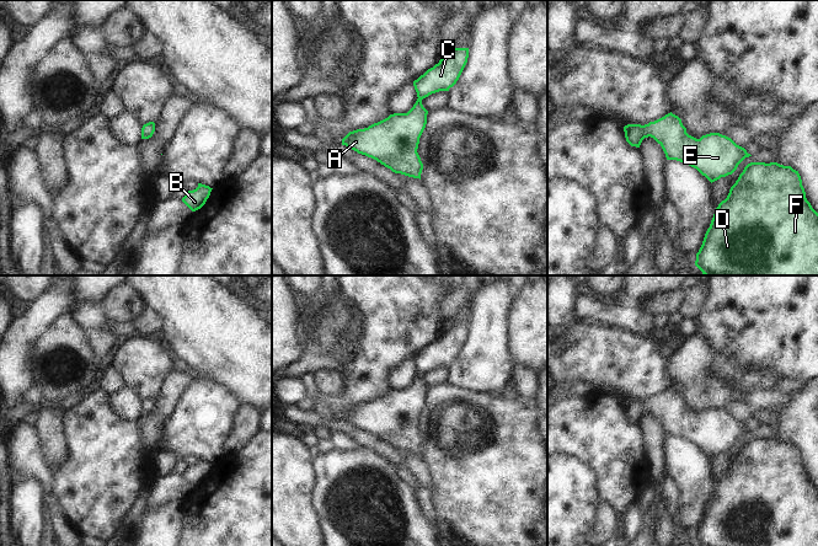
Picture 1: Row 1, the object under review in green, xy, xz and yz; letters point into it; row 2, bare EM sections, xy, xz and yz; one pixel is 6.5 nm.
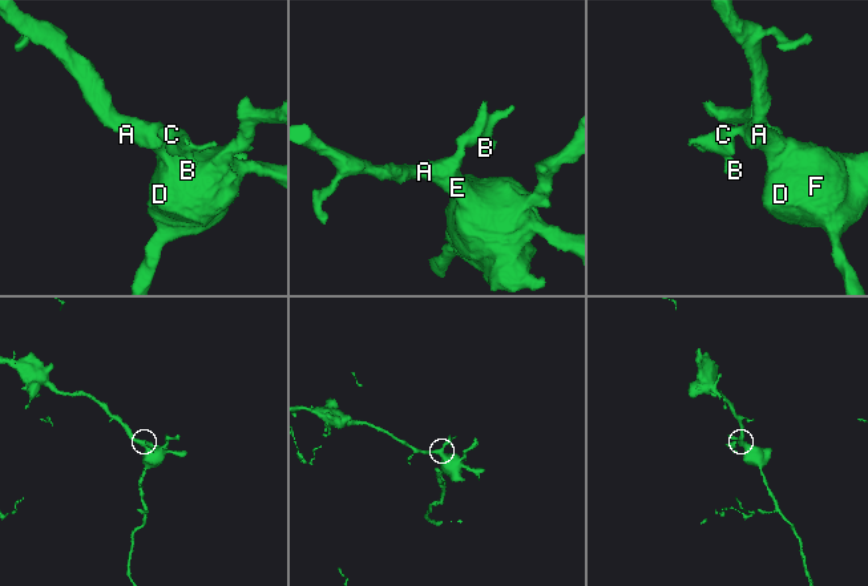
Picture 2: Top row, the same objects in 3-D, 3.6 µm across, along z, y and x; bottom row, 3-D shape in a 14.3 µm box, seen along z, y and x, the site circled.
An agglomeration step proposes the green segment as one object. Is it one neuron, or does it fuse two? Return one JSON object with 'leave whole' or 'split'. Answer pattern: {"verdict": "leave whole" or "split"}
{"verdict": "leave whole"}

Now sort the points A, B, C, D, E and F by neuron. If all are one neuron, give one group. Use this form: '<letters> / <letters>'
A B C D E F

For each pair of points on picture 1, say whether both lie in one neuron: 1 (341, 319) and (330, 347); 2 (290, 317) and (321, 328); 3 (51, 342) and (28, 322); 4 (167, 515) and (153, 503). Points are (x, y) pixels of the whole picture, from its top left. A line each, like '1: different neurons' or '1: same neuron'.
1: same neuron
2: different neurons
3: different neurons
4: different neurons

